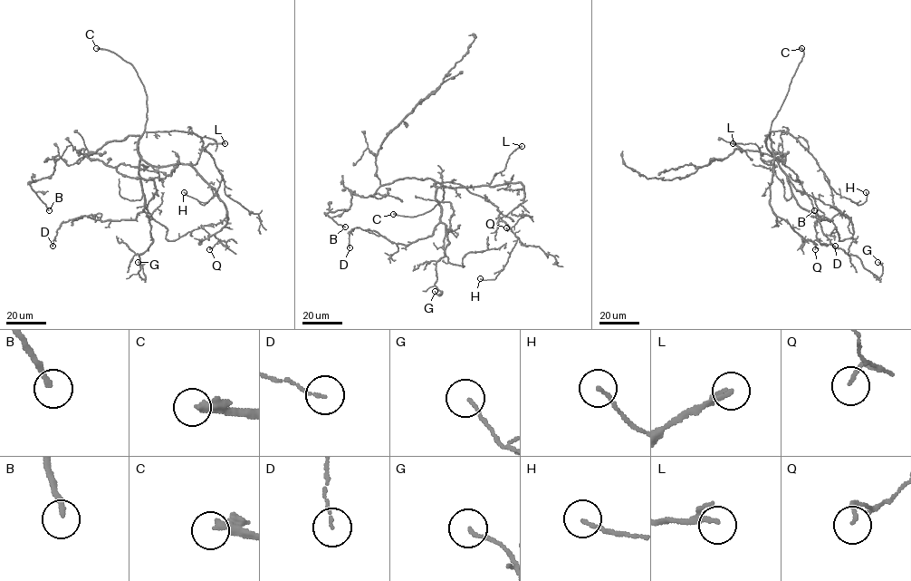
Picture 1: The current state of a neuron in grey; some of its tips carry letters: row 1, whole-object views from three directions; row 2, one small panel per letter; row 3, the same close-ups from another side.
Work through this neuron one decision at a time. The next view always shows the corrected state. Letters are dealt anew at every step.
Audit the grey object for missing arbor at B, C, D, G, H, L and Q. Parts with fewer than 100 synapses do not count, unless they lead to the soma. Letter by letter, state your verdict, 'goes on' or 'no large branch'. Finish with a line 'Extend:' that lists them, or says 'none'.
B: no large branch
C: goes on
D: no large branch
G: no large branch
H: no large branch
L: no large branch
Q: no large branch
Extend: C

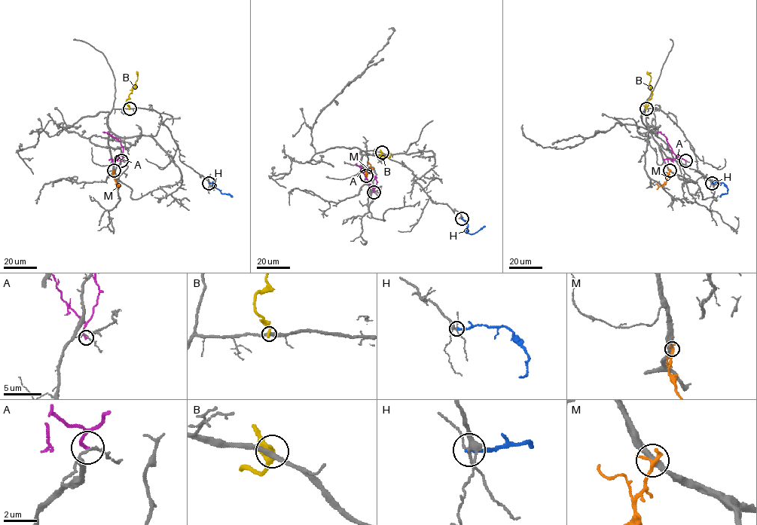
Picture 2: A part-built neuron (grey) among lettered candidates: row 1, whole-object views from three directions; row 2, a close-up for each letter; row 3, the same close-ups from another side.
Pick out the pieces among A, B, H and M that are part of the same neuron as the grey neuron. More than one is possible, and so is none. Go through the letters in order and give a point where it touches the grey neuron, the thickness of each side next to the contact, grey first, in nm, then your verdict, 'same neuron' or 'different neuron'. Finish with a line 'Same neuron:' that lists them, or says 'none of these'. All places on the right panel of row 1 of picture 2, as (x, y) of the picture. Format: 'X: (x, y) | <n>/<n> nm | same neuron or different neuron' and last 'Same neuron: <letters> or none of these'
A: (685, 160) | 120/180 nm | different neuron
B: (646, 108) | 280/300 nm | different neuron
H: (712, 183) | 240/240 nm | different neuron
M: (670, 170) | 440/320 nm | different neuron
Same neuron: none of these

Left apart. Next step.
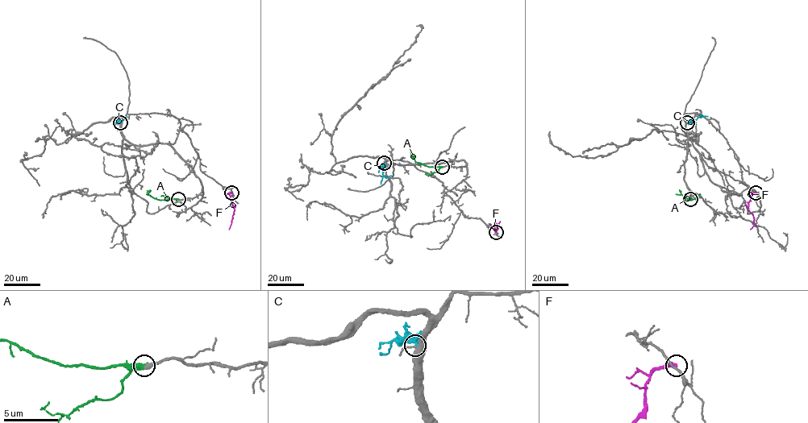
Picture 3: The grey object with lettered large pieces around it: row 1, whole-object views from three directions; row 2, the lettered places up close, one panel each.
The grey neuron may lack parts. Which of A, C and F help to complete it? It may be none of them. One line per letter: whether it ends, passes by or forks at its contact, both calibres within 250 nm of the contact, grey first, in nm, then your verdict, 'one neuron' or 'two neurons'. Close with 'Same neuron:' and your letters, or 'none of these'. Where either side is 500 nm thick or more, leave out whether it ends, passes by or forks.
A: it ends there; 360 nm thick on the grey side, 480 nm on the other; one neuron
C: it ends there; 360 nm thick on the grey side, 190 nm on the other; two neurons
F: it ends there; 200 nm thick on the grey side, 360 nm on the other; two neurons
Same neuron: A

